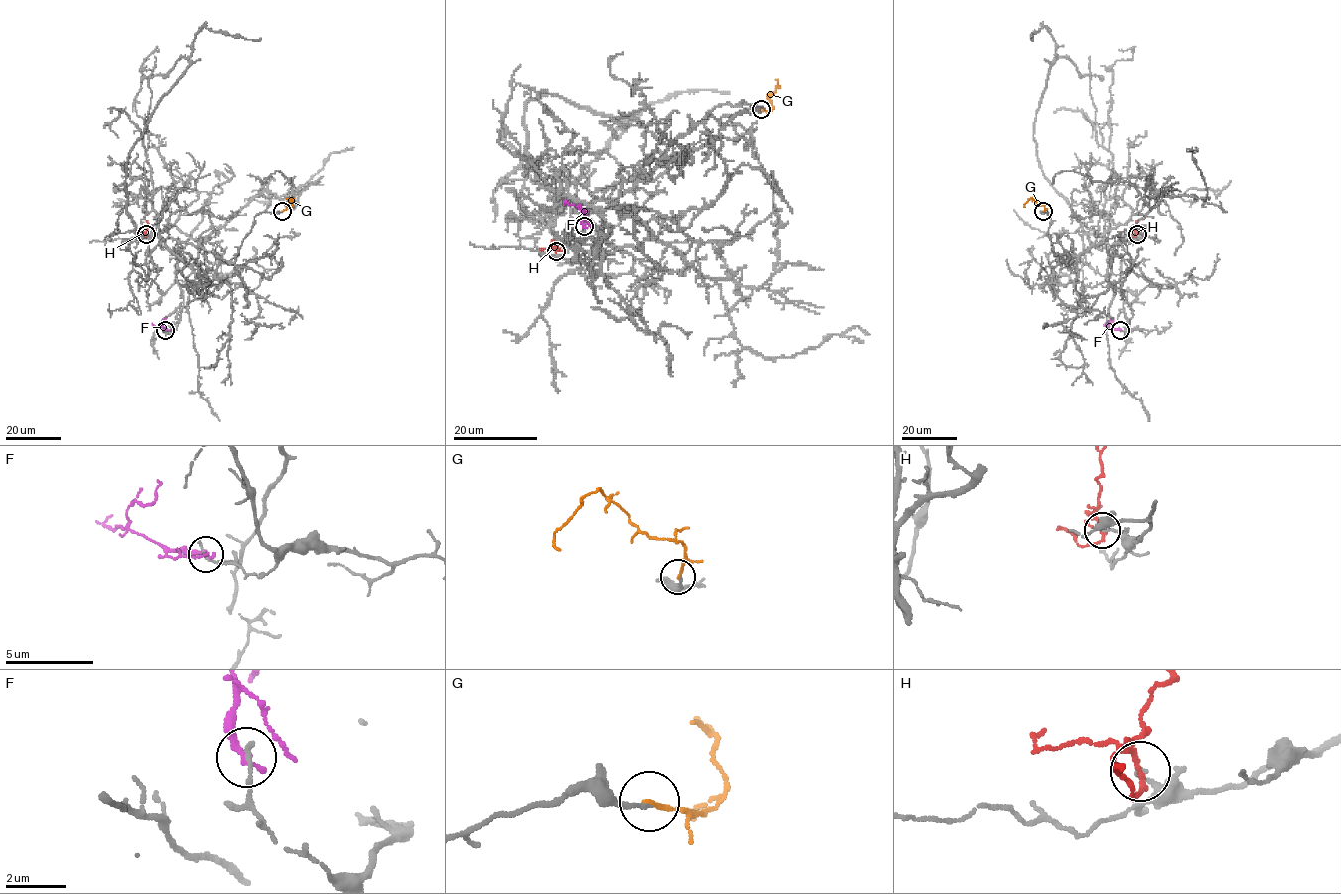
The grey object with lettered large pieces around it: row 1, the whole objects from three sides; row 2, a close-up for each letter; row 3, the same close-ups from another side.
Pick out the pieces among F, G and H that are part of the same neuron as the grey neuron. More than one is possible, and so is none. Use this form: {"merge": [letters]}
{"merge": ["G"]}

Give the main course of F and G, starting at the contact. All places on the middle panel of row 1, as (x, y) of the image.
F: (584, 226), (581, 209), (564, 204)
G: (761, 109), (768, 111), (771, 108), (768, 97), (778, 86), (776, 80), (778, 82)

